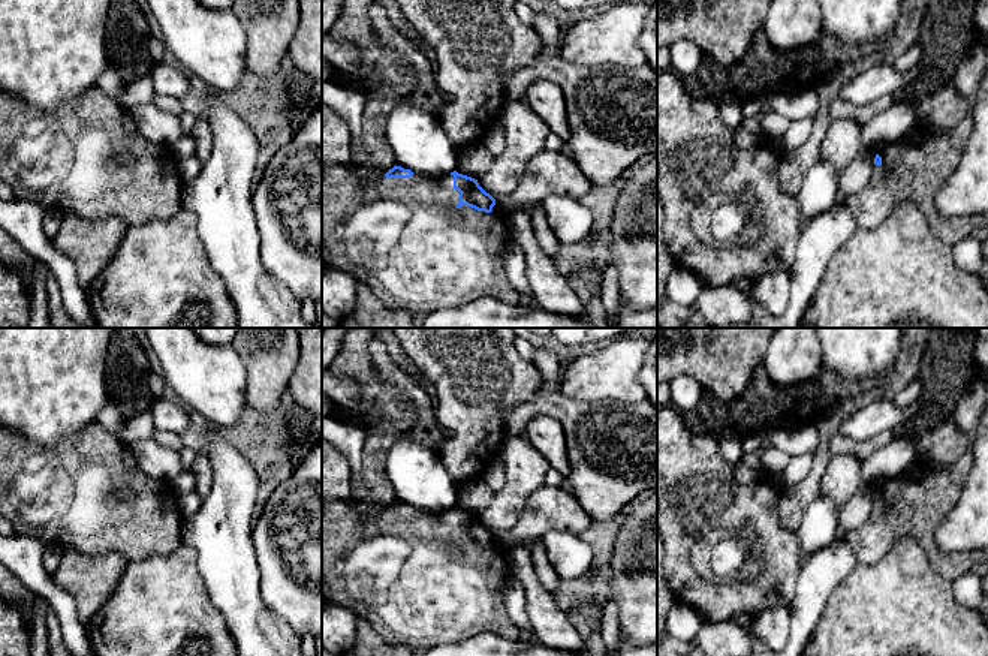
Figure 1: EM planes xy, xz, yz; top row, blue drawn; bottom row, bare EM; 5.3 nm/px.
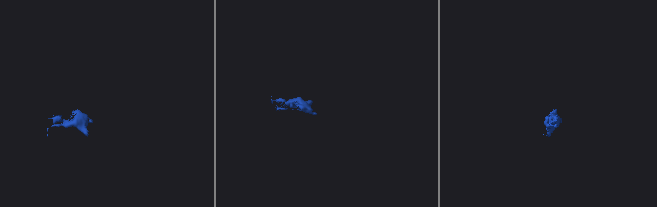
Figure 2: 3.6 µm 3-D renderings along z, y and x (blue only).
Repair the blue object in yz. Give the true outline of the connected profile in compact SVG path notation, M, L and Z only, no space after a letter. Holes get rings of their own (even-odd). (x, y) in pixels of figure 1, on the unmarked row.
M972 445L948 467L933 461L927 464L928 473L922 479L900 476L873 484L867 521L840 533L849 539L858 562L864 565L876 563L898 539L912 536L925 551L930 566L945 580L955 581L978 563L988 563L988 548L946 554L936 544L939 524L963 494L973 464Z

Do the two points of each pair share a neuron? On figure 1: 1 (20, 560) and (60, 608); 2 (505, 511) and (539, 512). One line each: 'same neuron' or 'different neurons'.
1: same neuron
2: different neurons

